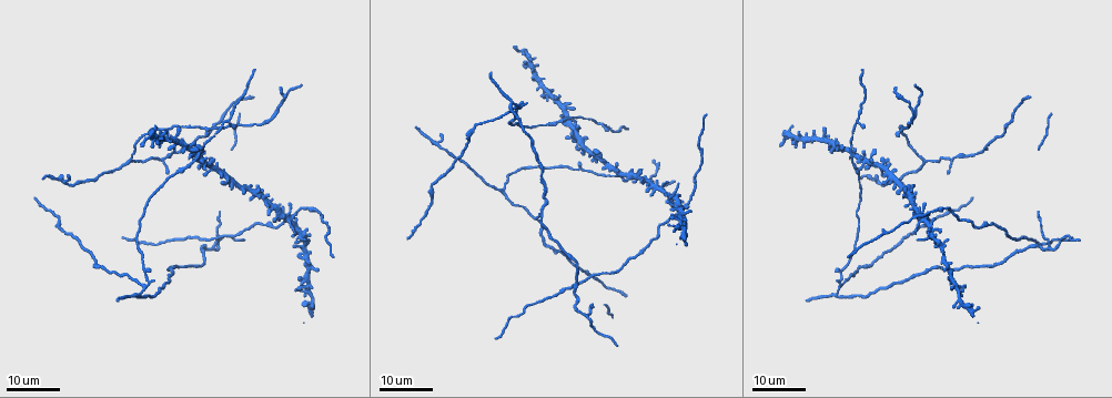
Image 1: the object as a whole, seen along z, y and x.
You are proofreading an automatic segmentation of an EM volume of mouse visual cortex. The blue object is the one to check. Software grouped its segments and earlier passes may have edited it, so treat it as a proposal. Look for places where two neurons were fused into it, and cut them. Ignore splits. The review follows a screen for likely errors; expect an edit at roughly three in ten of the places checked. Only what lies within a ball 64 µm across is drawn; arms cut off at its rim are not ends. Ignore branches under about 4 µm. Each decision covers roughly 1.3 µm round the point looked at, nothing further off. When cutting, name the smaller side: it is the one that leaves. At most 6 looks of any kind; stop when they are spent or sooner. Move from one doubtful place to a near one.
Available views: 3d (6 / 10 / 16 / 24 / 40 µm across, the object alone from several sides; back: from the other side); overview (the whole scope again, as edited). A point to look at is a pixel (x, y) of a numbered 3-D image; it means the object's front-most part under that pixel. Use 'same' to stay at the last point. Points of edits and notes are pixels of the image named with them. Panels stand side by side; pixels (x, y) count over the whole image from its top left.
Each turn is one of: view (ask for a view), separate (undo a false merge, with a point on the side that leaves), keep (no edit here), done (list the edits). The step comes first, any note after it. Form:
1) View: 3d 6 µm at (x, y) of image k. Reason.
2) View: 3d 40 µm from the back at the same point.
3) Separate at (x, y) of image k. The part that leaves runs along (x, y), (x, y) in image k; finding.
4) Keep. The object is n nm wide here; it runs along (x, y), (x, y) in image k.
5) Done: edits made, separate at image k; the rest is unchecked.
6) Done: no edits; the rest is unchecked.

View: 3d 16 µm at (577, 168) of image 1. Three arms meet.

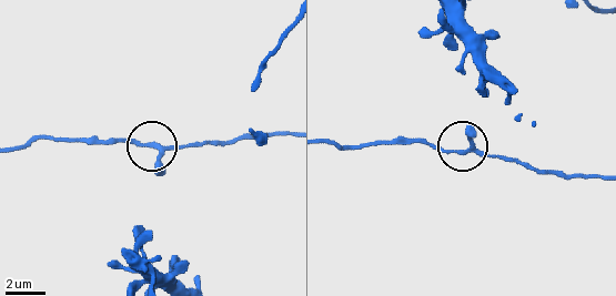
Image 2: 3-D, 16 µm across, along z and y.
View: 3d 6 µm at (156, 144) of image 2.

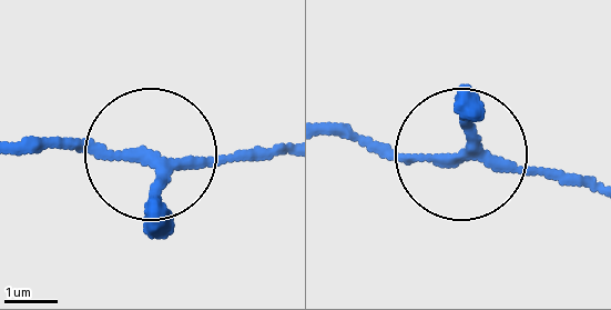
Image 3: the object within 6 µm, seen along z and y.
Keep. The object is 190 nm wide here; continuous, no second neuron.

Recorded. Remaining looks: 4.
View: 3d 24 µm at (503, 193) of image 1. Three-way junction.

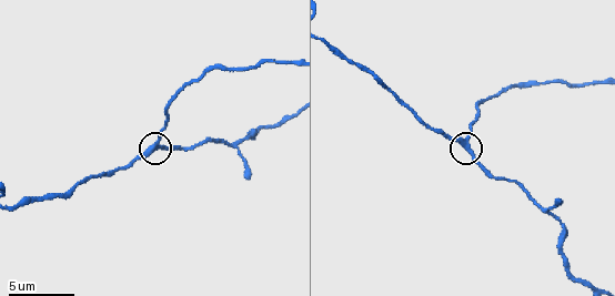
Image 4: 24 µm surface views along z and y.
View: 3d 10 µm at (152, 146) of image 4.

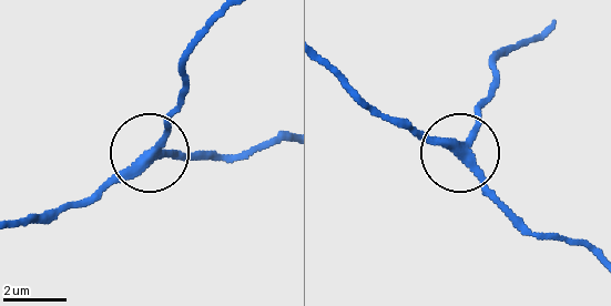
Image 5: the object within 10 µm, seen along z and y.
Keep. The side arm is 23 µm long; it runs along (540, 33), (498, 60), (468, 144), (428, 142), (407, 123) in image 5; continuous, no second neuron.

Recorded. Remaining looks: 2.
View: 3d 16 µm at (575, 295) of image 1. Three-way junction.

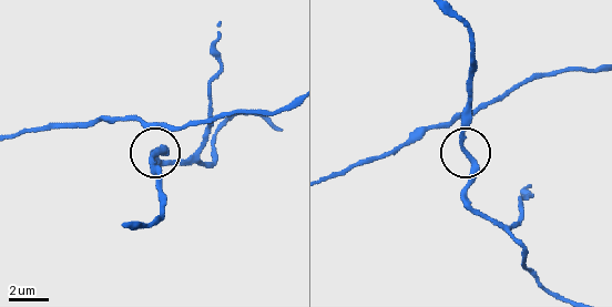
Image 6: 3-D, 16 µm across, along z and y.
View: 3d 10 µm at (151, 156) of image 6. Closer look.

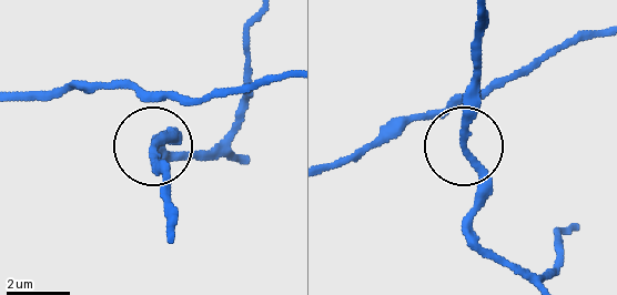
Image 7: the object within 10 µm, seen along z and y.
Keep. It runs along (477, 12), (477, 108), (464, 148), (477, 180), (469, 233) in image 7; continuous, no second neuron.

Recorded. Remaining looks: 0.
Done: no edits; the rest is unchecked.

